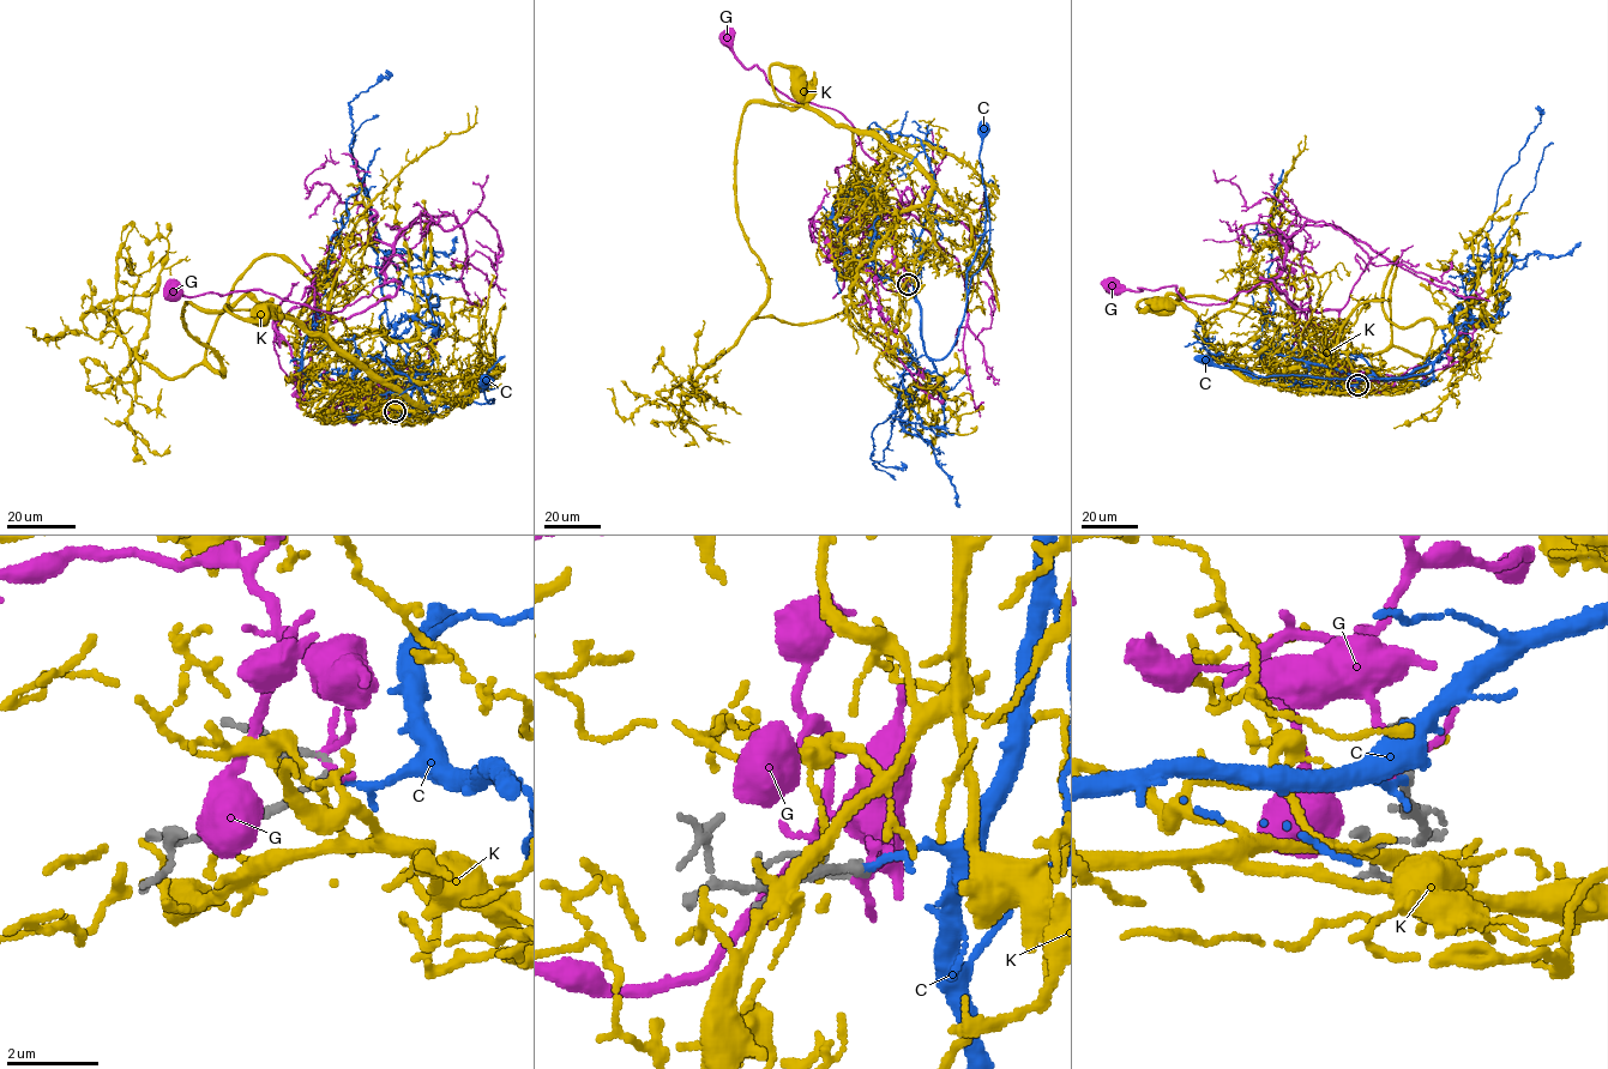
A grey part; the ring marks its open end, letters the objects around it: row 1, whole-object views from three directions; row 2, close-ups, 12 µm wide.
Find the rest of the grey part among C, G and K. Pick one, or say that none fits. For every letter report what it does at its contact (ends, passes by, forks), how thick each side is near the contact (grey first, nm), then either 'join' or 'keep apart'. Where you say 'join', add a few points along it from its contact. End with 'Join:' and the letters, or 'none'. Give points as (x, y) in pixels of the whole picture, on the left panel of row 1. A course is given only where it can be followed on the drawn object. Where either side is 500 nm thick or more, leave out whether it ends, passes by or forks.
C: it passes by; calibres 150 and 100 nm; join
G: it passes by; calibres 150 and 170 nm; keep apart
K: it passes by; calibres 130 and 90 nm; keep apart
Join: C

